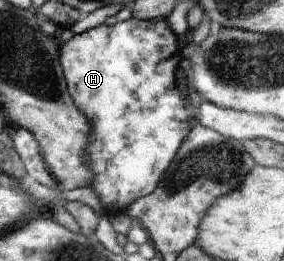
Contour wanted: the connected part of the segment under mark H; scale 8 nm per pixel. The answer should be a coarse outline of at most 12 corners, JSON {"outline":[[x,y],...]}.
{"outline":[[168,19],[73,35],[106,216],[157,188],[196,108]]}

